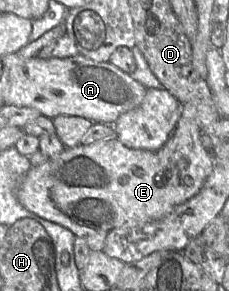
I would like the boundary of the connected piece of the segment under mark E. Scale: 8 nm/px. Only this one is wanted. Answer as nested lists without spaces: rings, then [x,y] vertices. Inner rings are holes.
[[[185,104],[182,110],[181,117],[173,133],[170,135],[167,142],[157,151],[148,151],[142,149],[132,149],[123,145],[116,137],[96,141],[90,145],[77,145],[72,148],[65,148],[63,152],[56,158],[49,159],[40,166],[30,168],[24,176],[18,190],[17,198],[19,202],[29,211],[37,216],[59,224],[70,230],[76,237],[86,238],[93,232],[111,230],[123,226],[132,226],[140,223],[159,220],[167,215],[179,204],[184,203],[195,196],[203,187],[206,179],[213,170],[212,153],[205,149],[200,140],[201,129],[197,122],[197,109],[193,104]]]

